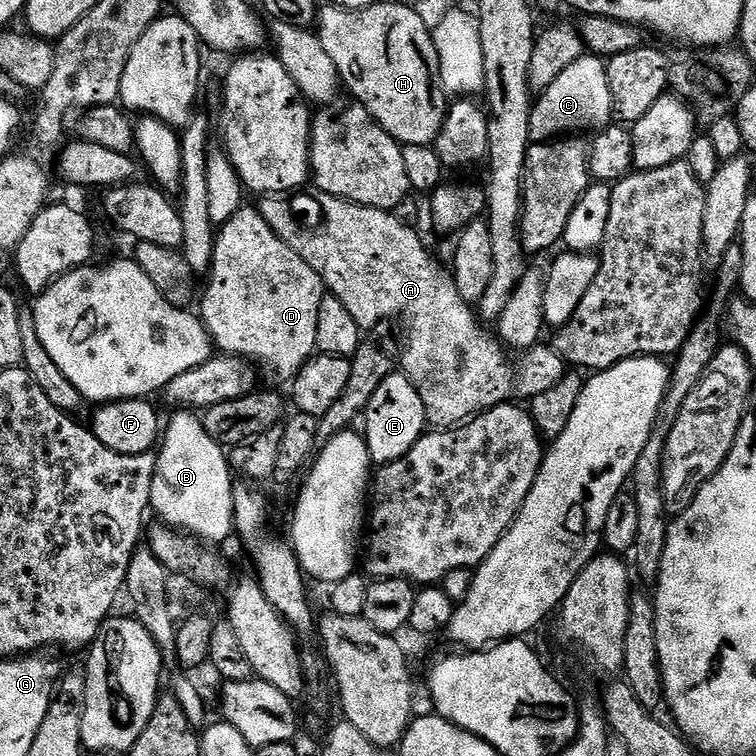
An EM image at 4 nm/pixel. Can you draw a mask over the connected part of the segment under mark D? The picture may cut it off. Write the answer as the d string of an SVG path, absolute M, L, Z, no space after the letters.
M241 206L226 223L219 225L212 267L206 279L208 289L204 292L198 316L221 353L239 356L257 365L265 364L270 371L285 378L295 376L300 367L312 359L317 351L316 322L322 281L315 270L260 217L255 207Z

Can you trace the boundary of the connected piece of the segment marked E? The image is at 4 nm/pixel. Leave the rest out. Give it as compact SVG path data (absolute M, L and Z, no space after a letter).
M394 370L374 390L374 398L370 398L368 407L362 413L364 428L362 435L373 465L383 466L400 460L425 435L429 427L426 418L426 406L422 406L422 398L418 398L418 390L410 382L403 371Z

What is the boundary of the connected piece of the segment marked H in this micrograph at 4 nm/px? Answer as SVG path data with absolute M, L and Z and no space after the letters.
M374 2L366 10L342 10L341 8L321 7L318 12L318 39L322 50L330 56L330 62L340 75L340 83L360 104L372 119L377 120L402 146L431 145L440 133L445 109L436 105L438 93L438 54L432 41L430 29L423 24L415 7L404 4L380 4Z

